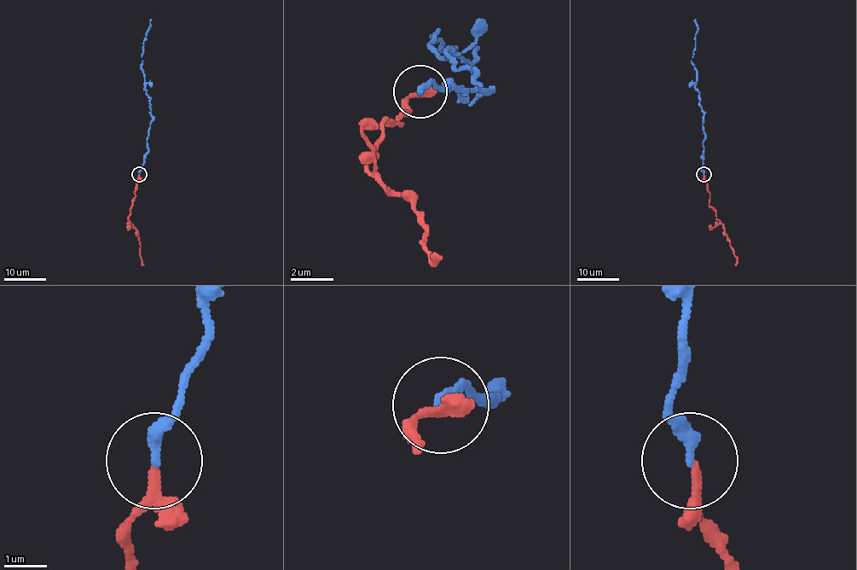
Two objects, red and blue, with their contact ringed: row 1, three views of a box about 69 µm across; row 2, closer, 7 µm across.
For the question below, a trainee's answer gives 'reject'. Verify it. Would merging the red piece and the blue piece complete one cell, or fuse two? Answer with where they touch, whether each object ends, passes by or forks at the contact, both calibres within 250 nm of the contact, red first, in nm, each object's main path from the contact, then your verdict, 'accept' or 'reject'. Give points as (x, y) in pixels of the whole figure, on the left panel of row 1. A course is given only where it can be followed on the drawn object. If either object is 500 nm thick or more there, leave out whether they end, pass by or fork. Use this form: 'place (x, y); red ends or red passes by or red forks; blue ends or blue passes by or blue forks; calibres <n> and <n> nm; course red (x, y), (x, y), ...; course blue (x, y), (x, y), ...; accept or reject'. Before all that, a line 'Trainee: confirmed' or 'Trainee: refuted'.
Trainee: refuted
place (139, 174); red passes by; blue ends; calibres 150 and 300 nm; course red (139, 174), (129, 218), (141, 243), (142, 265); course blue (139, 174), (143, 155), (147, 151), (147, 132), (152, 119), (141, 64), (142, 46), (151, 19); accept

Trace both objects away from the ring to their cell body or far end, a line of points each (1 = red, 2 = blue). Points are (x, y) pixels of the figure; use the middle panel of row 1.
1: (421, 93), (405, 103), (400, 125), (390, 119), (379, 151), (368, 157), (427, 226), (432, 264), (437, 253)
2: (421, 93), (432, 82), (485, 93), (432, 44), (437, 28), (437, 50), (470, 61), (480, 50)

